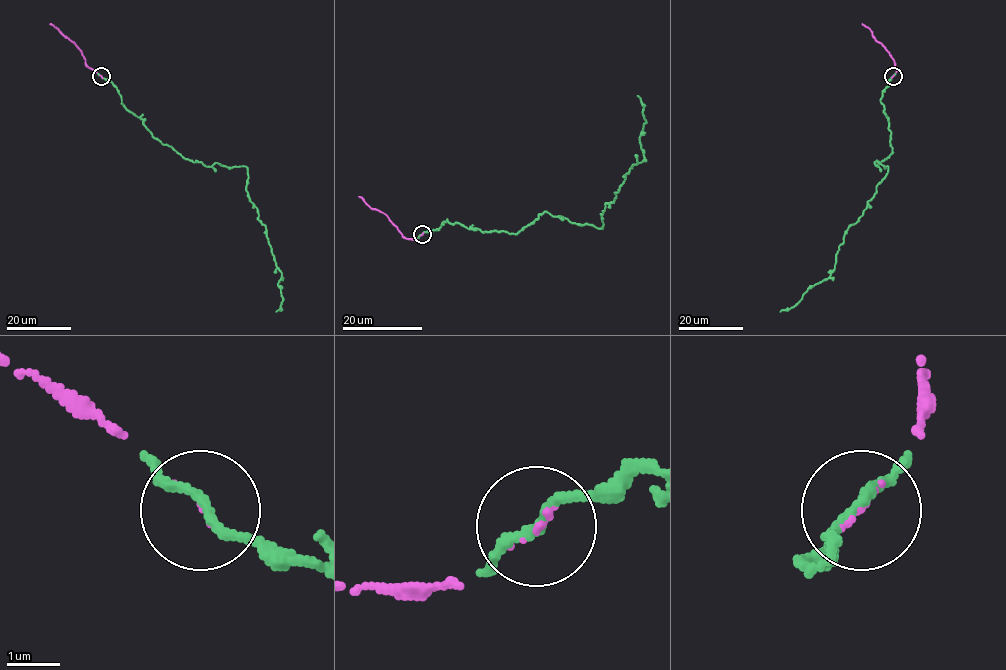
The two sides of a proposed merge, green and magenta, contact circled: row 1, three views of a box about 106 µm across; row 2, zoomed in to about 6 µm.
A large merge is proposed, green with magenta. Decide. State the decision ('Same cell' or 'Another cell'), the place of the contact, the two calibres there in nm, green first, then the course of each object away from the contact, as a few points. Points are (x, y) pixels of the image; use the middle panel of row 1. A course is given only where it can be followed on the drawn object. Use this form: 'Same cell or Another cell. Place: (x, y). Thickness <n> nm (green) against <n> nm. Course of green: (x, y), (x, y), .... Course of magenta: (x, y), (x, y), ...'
Same cell. Place: (422, 234). Thickness 170 nm (green) against 70 nm. Course of green: (422, 234), (446, 219), (516, 234), (544, 212), (602, 228), (605, 205), (644, 158), (646, 119), (637, 95). Course of magenta: (422, 234), (417, 239), (404, 237), (389, 218), (372, 209), (359, 196)

